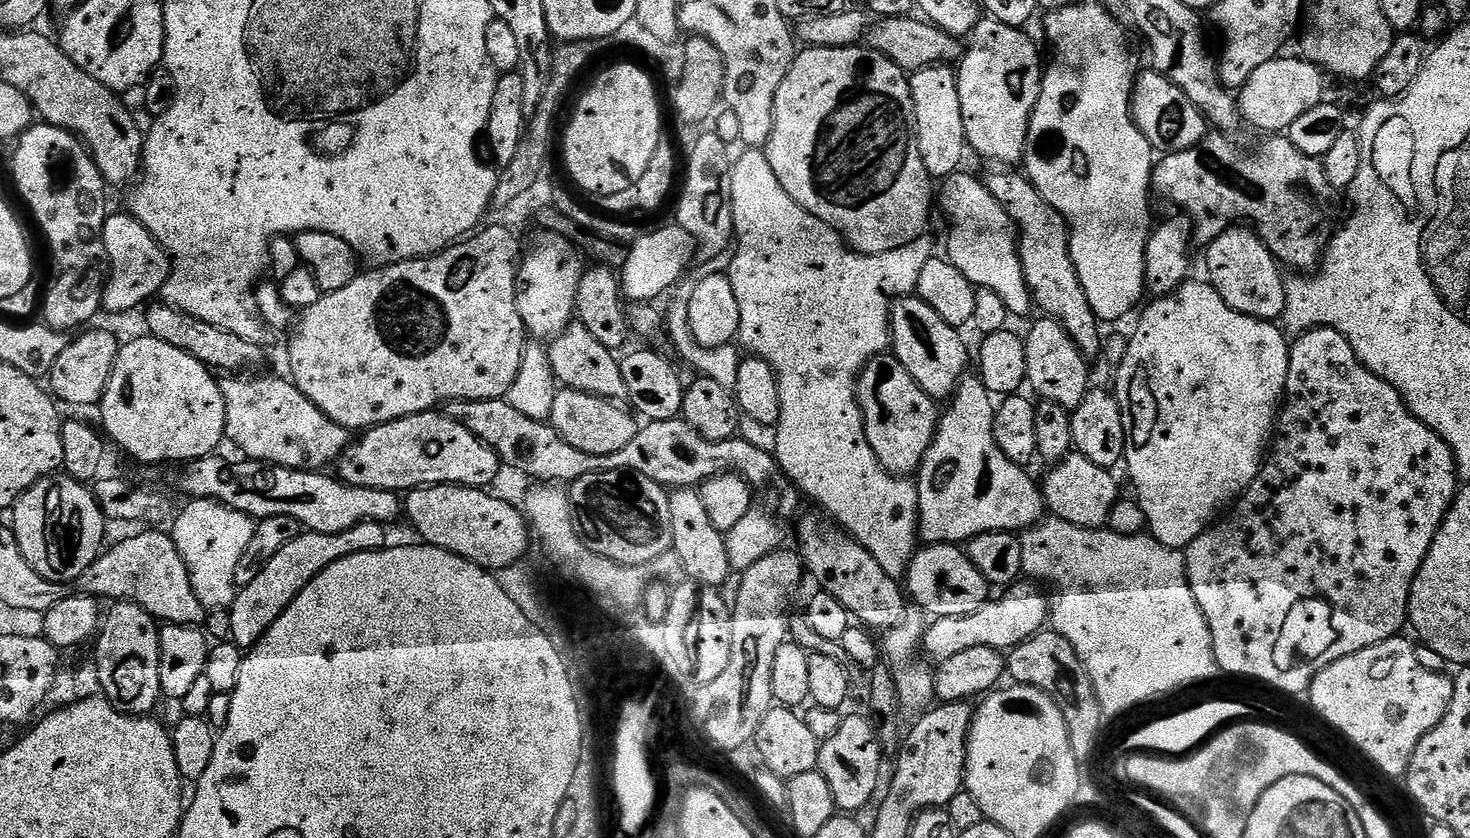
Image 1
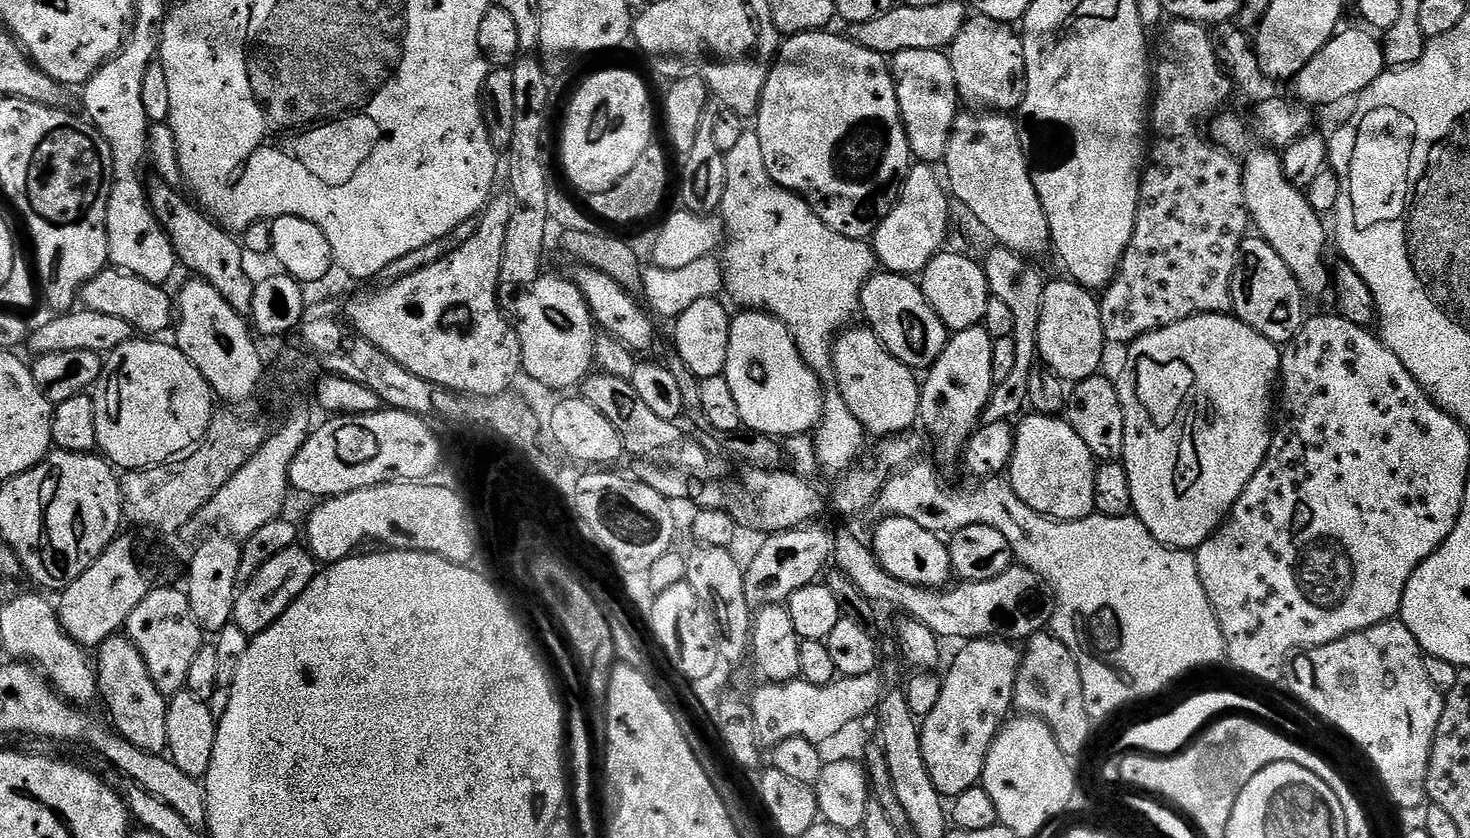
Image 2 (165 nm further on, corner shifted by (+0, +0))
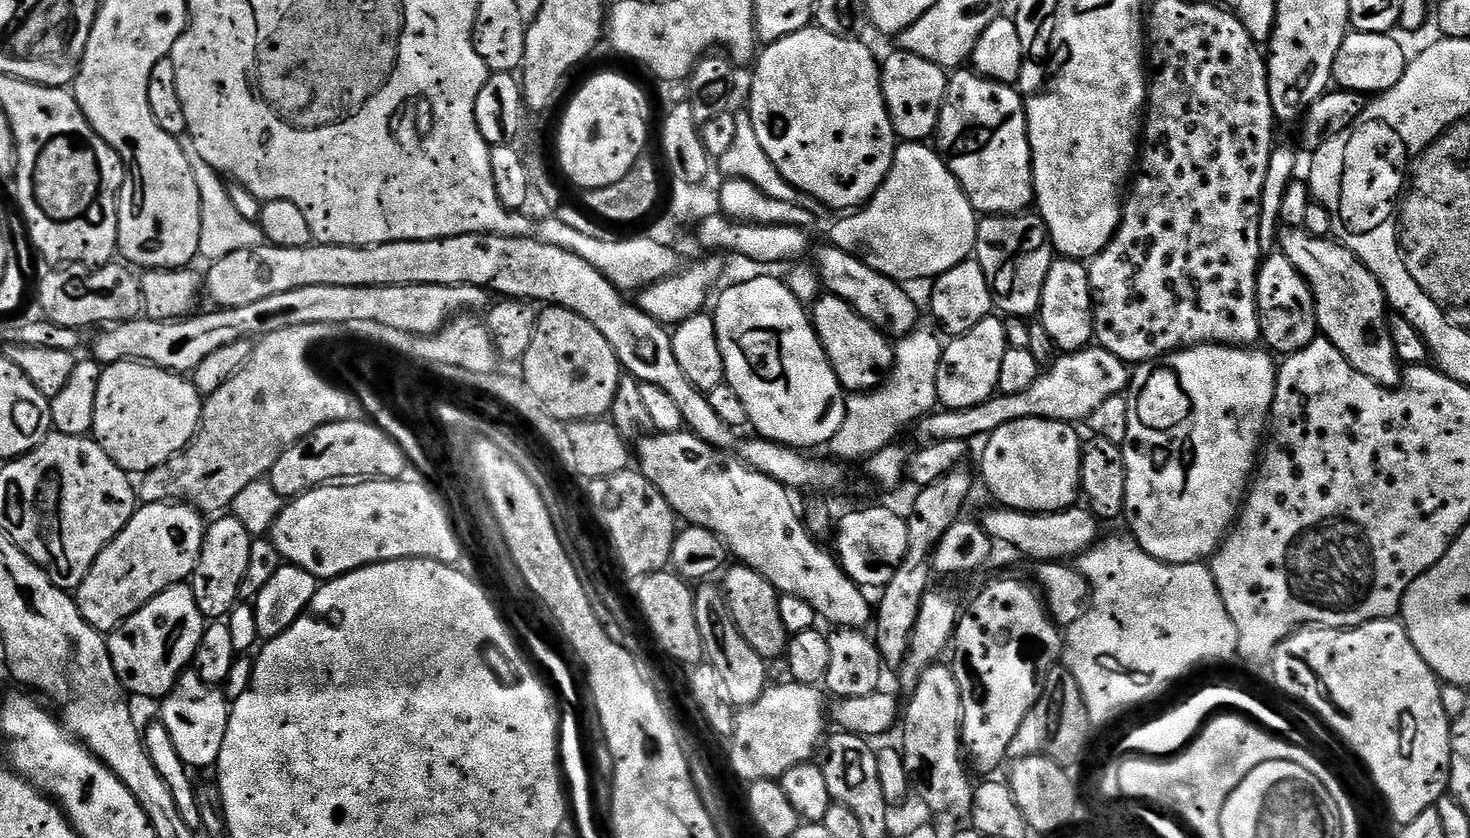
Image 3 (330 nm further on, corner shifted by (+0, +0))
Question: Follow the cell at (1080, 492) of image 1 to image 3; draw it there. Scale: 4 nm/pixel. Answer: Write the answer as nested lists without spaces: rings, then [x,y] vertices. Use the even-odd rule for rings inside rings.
[[[1018,418],[1014,422],[1006,422],[1006,426],[998,426],[998,430],[994,430],[993,432],[989,432],[986,439],[983,441],[984,444],[984,453],[980,456],[980,472],[978,468],[978,476],[984,479],[984,484],[988,487],[988,492],[993,496],[995,503],[997,505],[1006,507],[1006,508],[1017,508],[1019,512],[1061,512],[1064,508],[1073,507],[1077,503],[1078,497],[1081,495],[1080,490],[1080,449],[1082,447],[1082,436],[1079,436],[1078,433],[1075,432],[1073,425],[1069,423],[1067,420],[1047,420],[1046,418]]]

